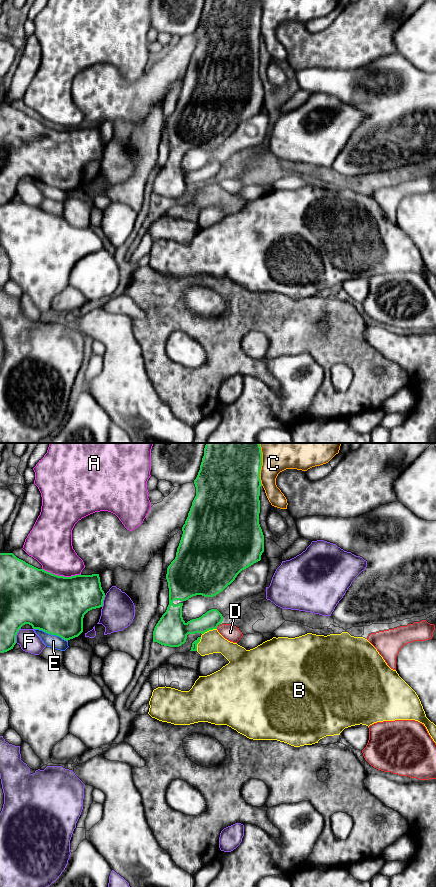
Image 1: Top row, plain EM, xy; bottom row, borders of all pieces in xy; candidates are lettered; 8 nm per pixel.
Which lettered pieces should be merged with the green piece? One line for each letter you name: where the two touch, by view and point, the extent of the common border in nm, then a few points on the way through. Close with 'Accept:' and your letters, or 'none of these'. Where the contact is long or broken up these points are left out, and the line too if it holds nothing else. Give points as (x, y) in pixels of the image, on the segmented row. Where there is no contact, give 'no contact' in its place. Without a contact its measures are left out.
Accept: none of these

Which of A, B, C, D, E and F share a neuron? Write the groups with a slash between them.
A / B / C / D / E / F

